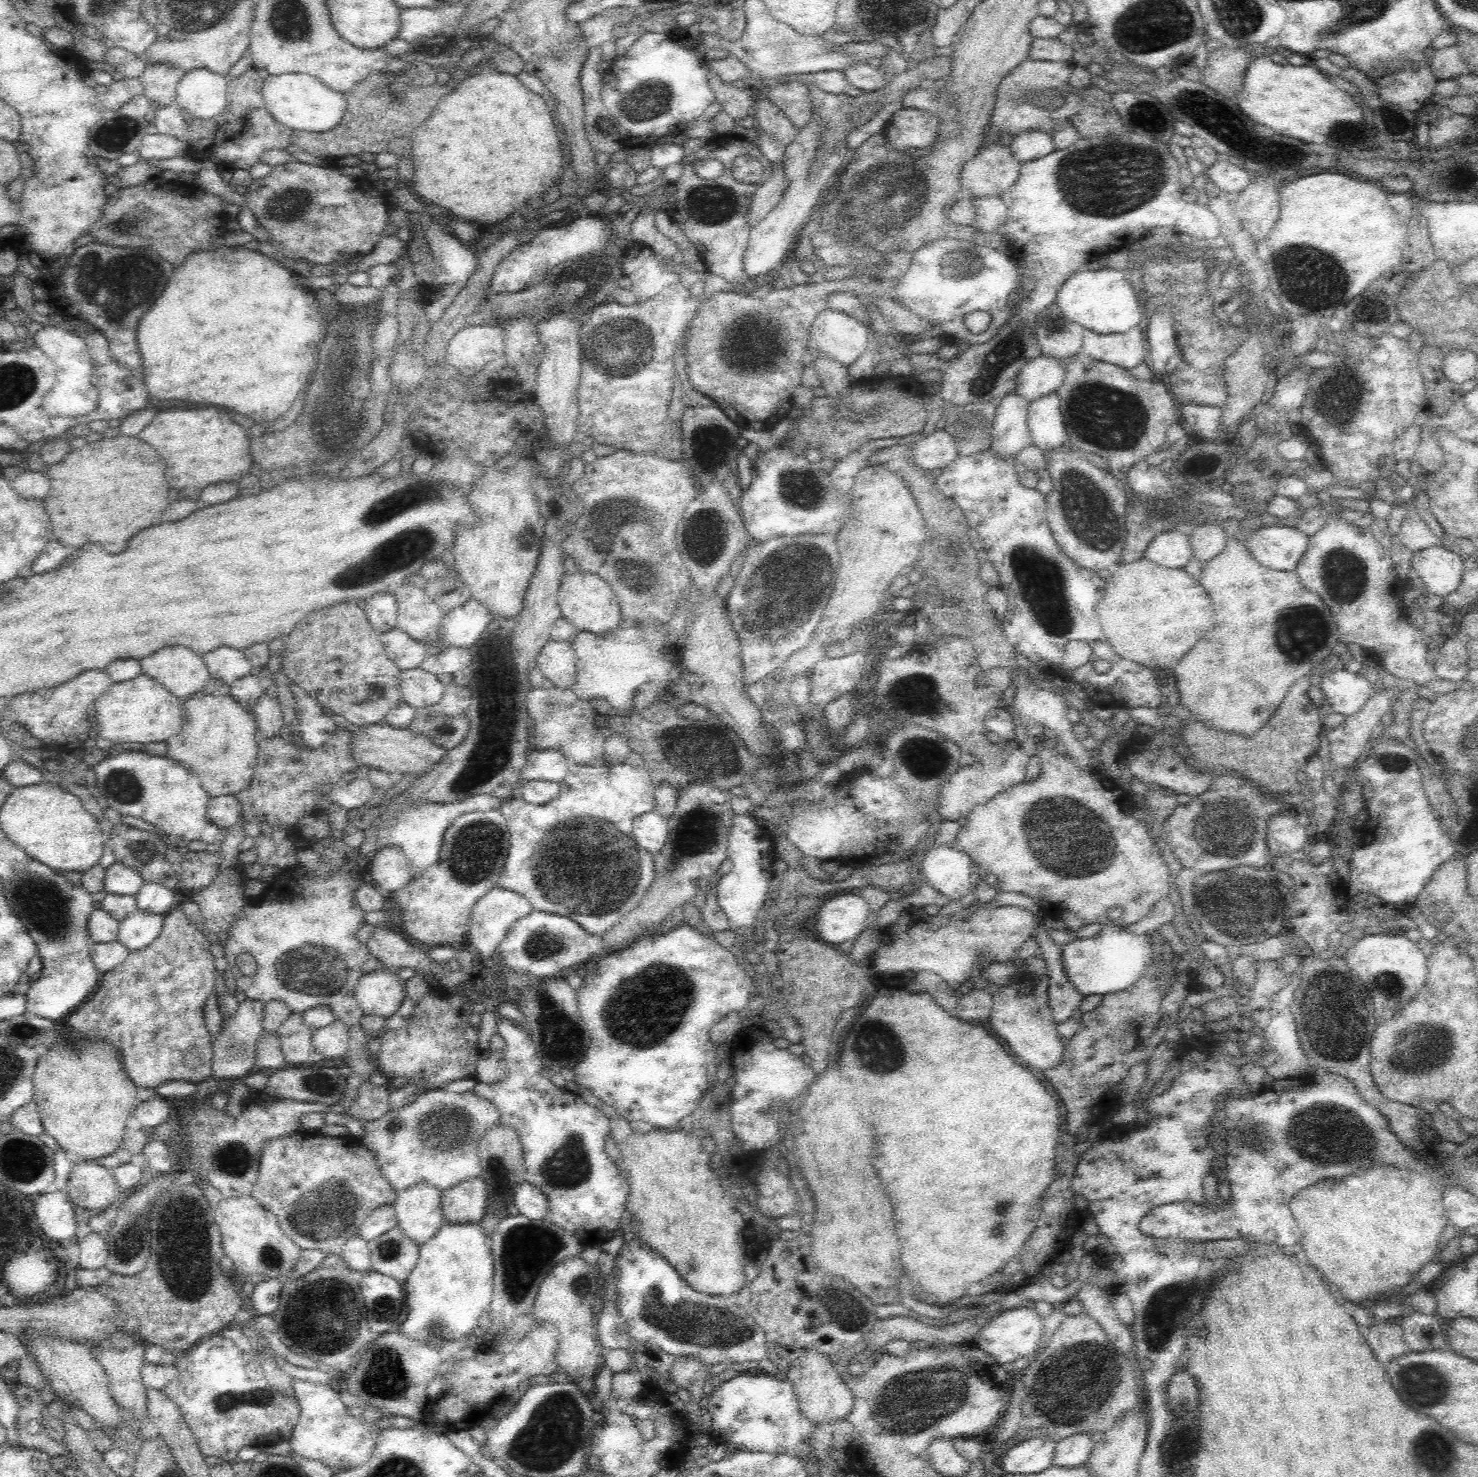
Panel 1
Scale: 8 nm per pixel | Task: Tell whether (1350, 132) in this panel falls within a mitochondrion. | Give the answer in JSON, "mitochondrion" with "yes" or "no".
{"mitochondrion":"no"}

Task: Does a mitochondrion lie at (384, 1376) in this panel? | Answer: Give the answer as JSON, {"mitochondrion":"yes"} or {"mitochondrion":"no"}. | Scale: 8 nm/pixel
{"mitochondrion":"yes"}

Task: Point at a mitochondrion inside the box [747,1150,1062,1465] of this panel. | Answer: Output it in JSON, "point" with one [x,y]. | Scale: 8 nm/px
{"point":[924,1396]}

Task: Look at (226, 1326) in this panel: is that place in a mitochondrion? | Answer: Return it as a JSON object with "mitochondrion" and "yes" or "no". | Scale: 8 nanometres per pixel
{"mitochondrion":"no"}

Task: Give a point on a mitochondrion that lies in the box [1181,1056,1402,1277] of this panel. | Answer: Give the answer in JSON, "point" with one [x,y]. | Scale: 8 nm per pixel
{"point":[1326,1135]}

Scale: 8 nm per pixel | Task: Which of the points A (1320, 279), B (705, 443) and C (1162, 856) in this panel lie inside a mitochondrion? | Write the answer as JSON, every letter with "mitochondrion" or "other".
{"A":"mitochondrion","B":"mitochondrion","C":"other"}

